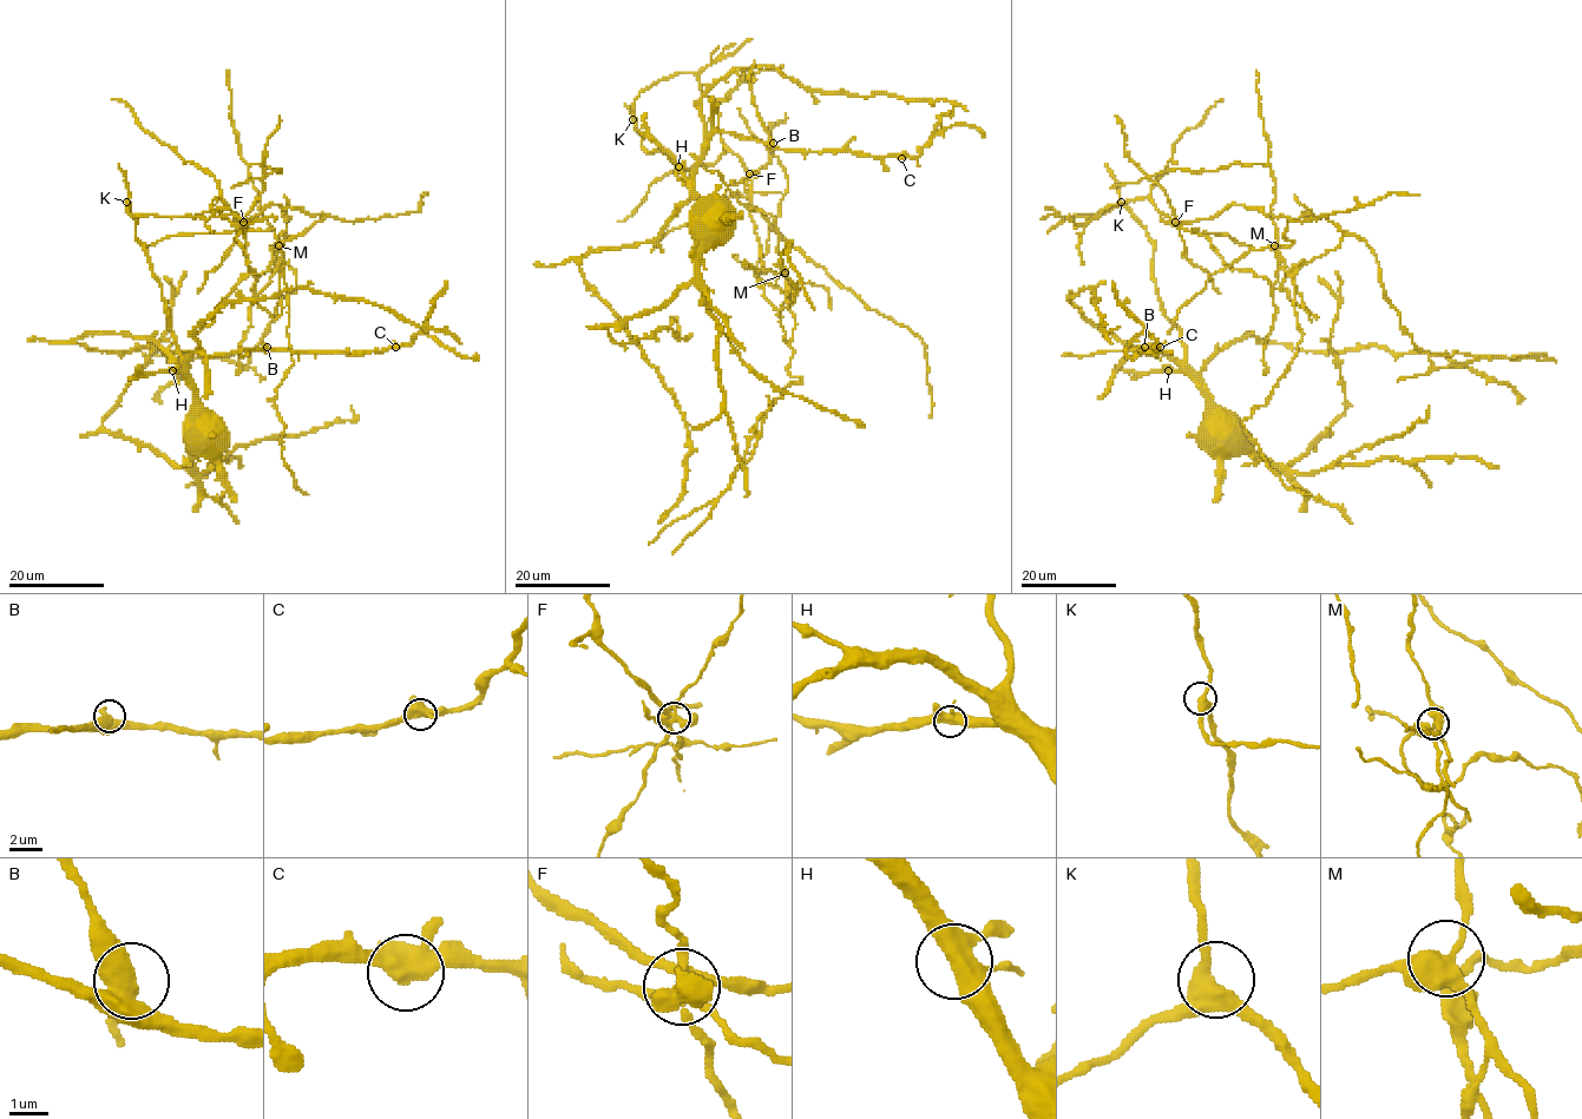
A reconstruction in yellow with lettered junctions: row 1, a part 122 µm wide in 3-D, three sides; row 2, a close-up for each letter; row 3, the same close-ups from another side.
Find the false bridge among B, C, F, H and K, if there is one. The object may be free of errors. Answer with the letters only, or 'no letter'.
F

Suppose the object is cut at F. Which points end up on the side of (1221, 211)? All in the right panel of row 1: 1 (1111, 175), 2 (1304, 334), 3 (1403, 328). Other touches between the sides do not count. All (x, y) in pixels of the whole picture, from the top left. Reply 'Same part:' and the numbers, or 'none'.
Same part: 1

